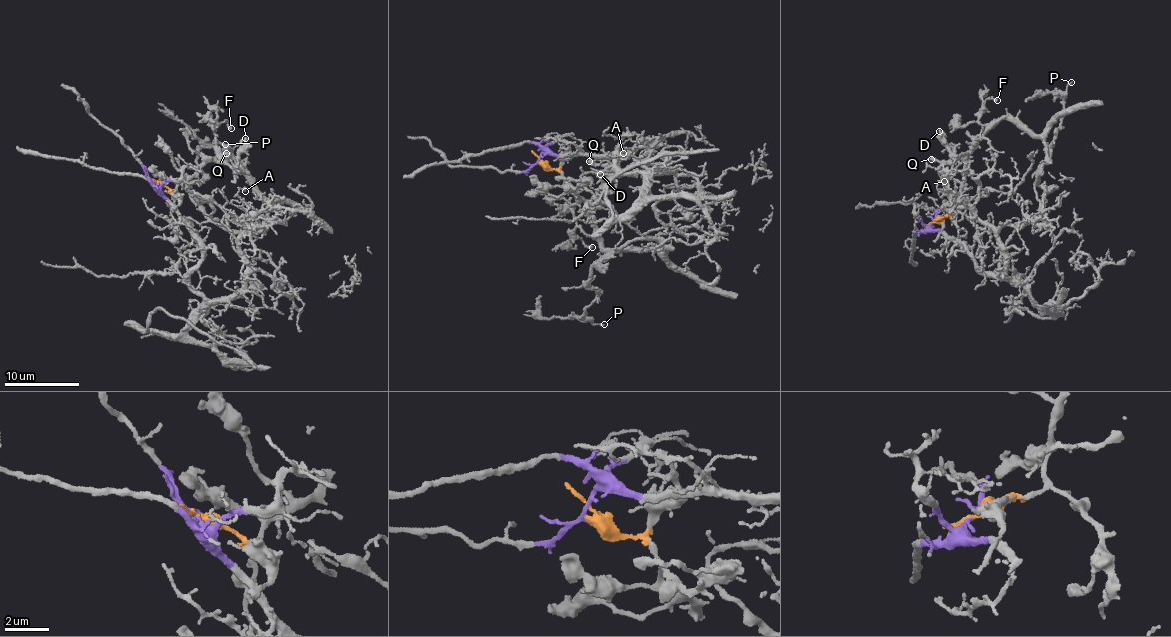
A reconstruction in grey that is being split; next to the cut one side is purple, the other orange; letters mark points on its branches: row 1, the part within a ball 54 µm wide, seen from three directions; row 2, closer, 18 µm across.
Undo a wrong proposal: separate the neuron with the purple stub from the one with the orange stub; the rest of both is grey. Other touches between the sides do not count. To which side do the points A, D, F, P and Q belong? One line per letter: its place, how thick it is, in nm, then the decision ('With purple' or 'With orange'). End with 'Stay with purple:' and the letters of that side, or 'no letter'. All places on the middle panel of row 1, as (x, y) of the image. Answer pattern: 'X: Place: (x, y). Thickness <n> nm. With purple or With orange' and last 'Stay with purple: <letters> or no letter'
A: Place: (623, 153). Thickness 220 nm. With purple
D: Place: (600, 174). Thickness 280 nm. With orange
F: Place: (592, 247). Thickness 240 nm. With orange
P: Place: (604, 324). Thickness 100 nm. With orange
Q: Place: (589, 161). Thickness 360 nm. With orange
Stay with purple: A

